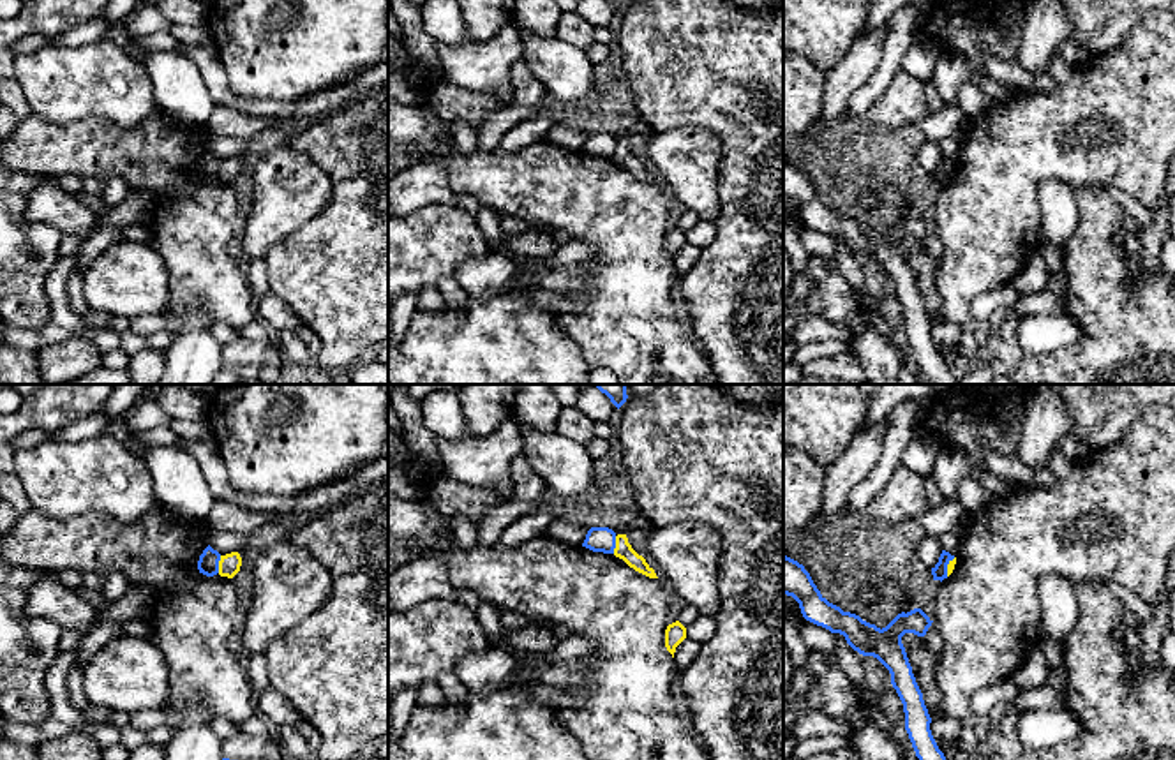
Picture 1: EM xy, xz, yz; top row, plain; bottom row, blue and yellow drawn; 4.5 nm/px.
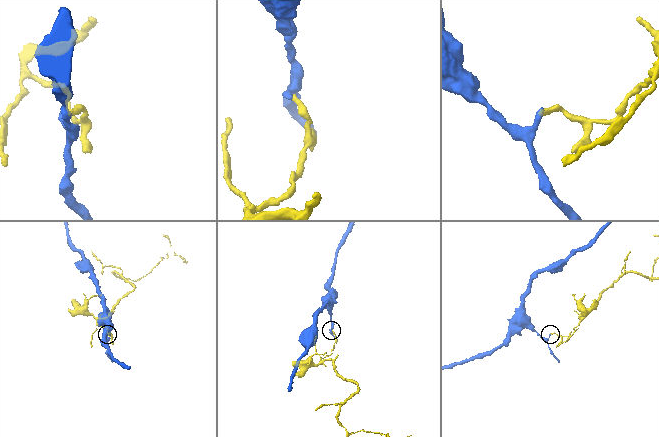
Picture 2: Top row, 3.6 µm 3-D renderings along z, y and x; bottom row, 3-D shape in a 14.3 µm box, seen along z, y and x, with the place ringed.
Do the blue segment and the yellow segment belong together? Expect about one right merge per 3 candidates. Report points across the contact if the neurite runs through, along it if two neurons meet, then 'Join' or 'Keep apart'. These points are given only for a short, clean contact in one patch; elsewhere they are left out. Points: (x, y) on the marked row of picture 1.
Boundary: xy (221, 556), (217, 572). Keep apart

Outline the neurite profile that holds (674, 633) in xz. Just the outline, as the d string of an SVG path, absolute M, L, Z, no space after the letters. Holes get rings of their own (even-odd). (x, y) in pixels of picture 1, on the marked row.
M676 621L667 626L665 630L665 647L672 654L676 652L676 647L686 638L686 628Z

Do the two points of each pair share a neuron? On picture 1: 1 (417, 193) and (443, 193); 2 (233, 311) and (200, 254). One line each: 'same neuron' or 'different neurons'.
1: same neuron
2: same neuron

